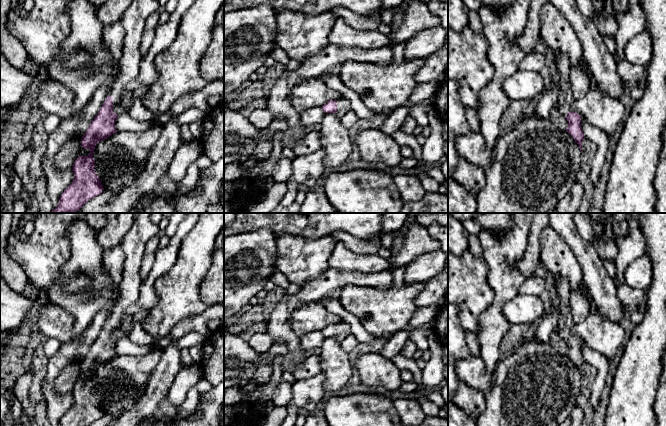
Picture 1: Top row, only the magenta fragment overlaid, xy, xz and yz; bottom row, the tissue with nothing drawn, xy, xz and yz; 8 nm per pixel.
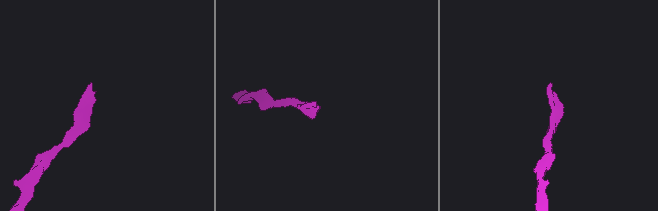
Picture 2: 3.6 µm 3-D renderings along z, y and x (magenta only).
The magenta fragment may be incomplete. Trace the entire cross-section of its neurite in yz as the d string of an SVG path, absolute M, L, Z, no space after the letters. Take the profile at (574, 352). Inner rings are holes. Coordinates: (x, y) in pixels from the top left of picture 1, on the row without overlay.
M569 308L566 321L559 326L559 335L566 342L568 346L568 351L566 356L568 356L575 366L580 371L580 375L582 377L582 366L585 363L584 357L581 351L581 340L574 335L572 332L573 318L572 313Z

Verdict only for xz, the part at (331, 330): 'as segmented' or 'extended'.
extended

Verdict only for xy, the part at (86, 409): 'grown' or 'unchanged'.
grown

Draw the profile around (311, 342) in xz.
M311 332L300 337L300 347L309 355L318 353L326 337L322 332Z

